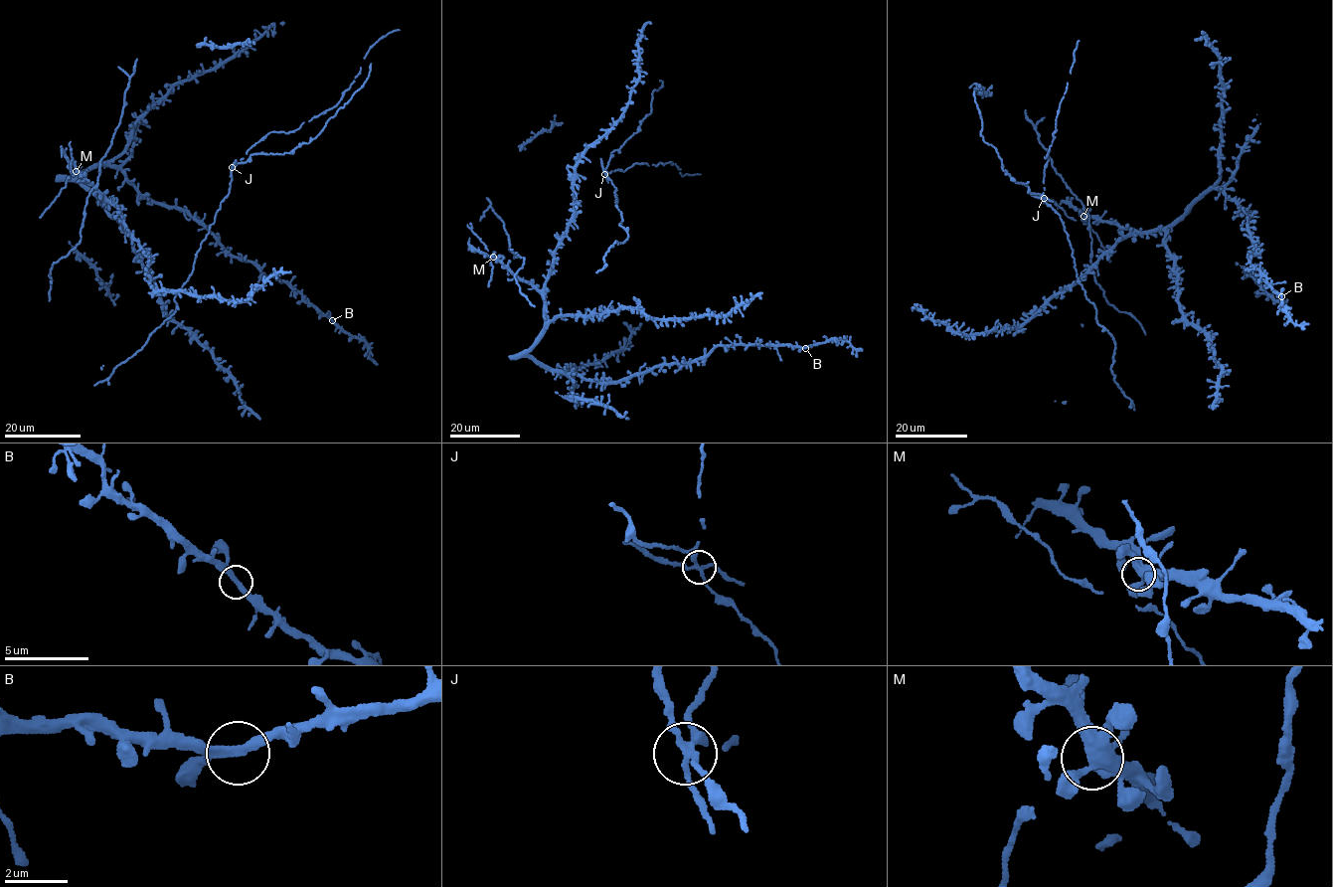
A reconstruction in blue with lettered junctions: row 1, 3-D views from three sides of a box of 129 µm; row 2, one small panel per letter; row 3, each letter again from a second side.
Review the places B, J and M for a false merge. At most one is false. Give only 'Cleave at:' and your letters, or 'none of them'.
Cleave at: J

